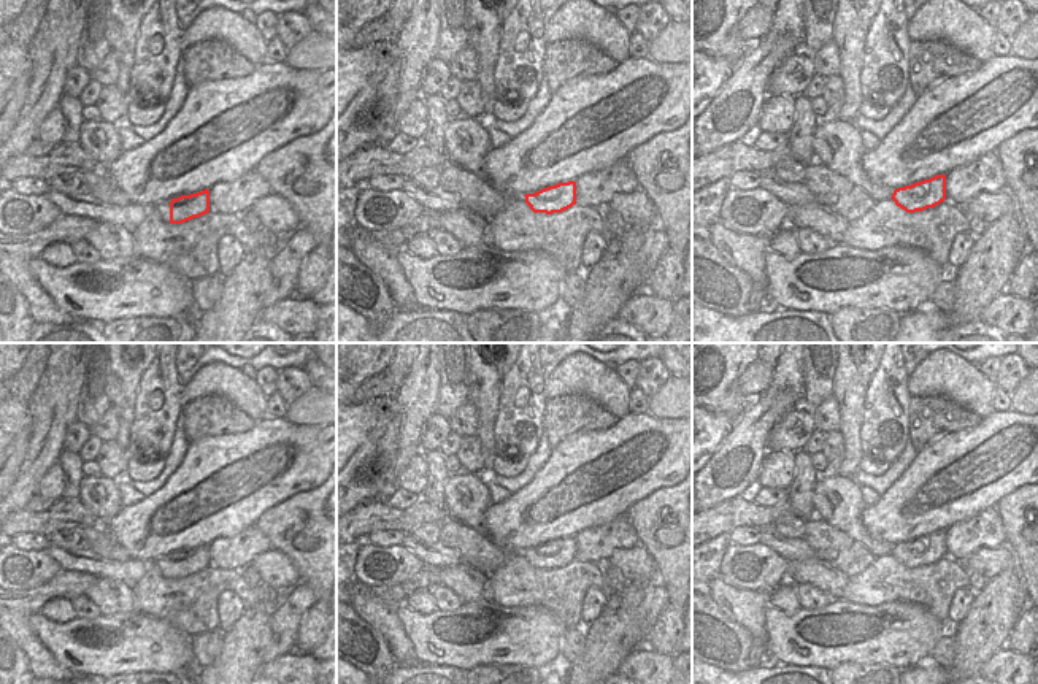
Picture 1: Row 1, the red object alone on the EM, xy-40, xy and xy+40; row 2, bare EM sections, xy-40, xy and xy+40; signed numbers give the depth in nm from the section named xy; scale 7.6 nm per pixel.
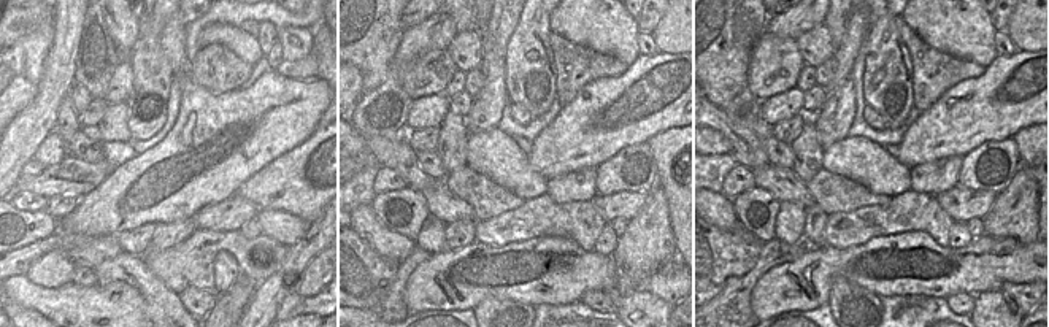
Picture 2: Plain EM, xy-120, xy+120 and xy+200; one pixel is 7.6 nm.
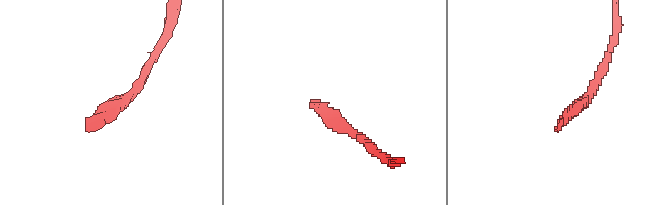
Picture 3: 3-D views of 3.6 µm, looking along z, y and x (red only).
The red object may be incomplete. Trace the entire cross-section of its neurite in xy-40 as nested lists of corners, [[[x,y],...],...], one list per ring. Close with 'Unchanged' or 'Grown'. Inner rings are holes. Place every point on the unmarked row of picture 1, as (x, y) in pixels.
[[[210,546],[181,551],[170,557],[170,579],[183,579],[210,568]]]. Unchanged

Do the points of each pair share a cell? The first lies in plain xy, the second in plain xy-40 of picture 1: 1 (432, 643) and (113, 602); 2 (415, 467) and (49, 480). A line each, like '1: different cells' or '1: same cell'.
1: different cells
2: same cell

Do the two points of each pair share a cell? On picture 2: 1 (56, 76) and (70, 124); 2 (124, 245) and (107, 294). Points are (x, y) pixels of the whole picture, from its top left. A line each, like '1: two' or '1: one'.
1: two
2: two

